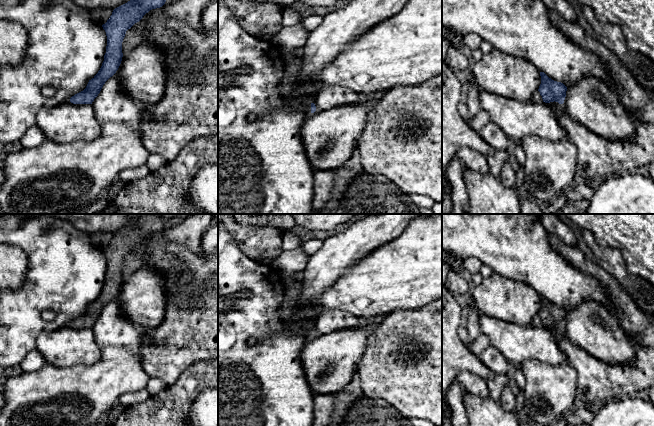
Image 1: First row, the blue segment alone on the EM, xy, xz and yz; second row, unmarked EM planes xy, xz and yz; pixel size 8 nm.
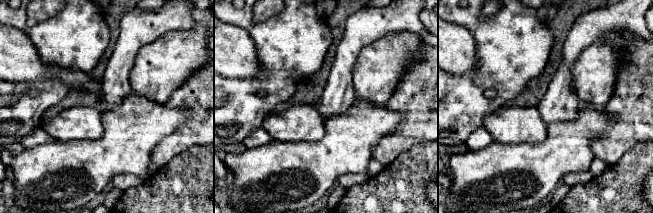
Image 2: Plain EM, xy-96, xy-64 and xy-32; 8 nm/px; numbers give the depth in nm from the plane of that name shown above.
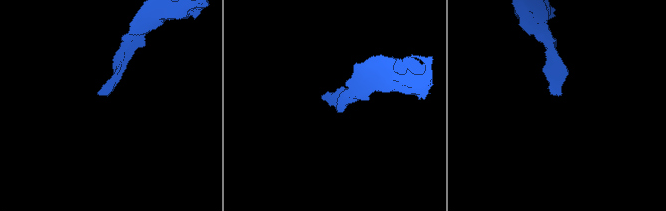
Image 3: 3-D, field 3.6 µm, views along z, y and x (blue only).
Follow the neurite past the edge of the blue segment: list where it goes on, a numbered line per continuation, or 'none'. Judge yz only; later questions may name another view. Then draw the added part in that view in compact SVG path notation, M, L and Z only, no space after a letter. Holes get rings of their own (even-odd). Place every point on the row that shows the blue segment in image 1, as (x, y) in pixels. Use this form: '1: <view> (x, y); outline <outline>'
1: yz (536, 98); outline M538 90L534 92L531 102L533 102L533 103L542 103L543 102L542 96L540 95L540 92Z

